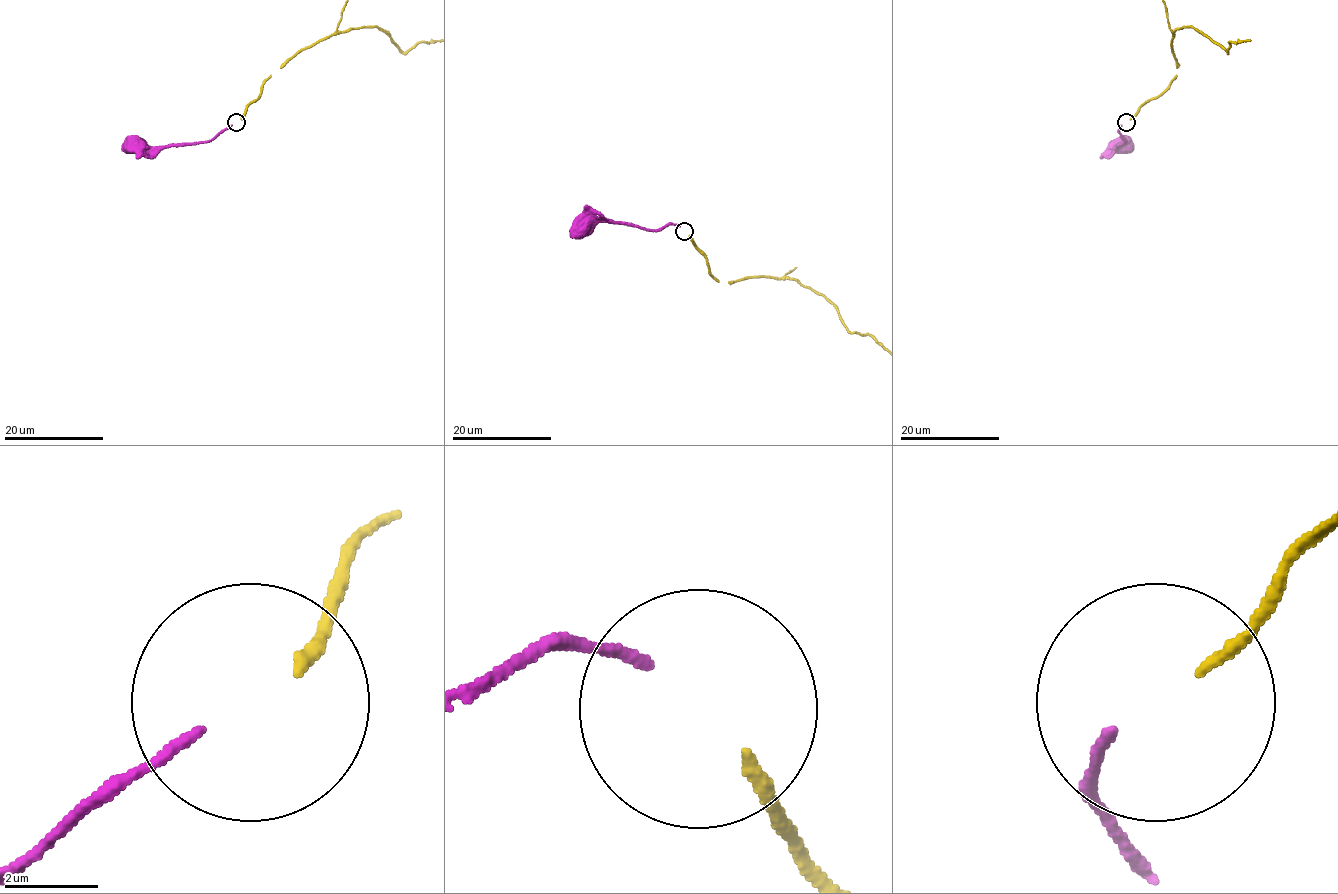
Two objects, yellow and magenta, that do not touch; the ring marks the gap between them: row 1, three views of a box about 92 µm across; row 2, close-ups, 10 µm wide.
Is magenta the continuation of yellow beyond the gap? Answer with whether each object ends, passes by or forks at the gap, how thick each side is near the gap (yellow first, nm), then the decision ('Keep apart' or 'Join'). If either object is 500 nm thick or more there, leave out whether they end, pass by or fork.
At the ring yellow ends. At the ring magenta ends. Thickness 240 nm (yellow) against 240 nm. Join

